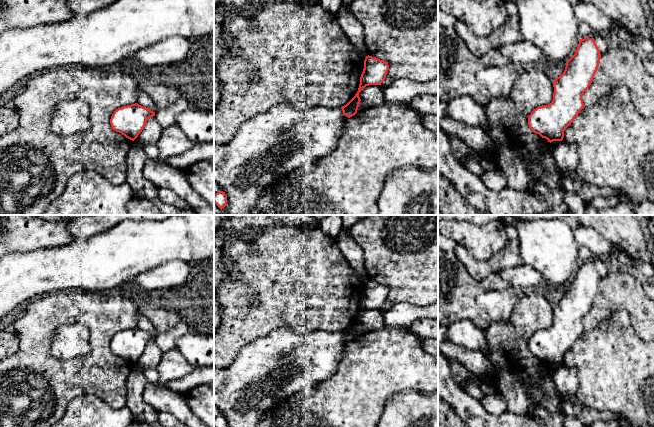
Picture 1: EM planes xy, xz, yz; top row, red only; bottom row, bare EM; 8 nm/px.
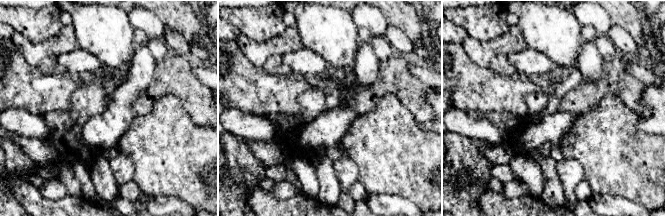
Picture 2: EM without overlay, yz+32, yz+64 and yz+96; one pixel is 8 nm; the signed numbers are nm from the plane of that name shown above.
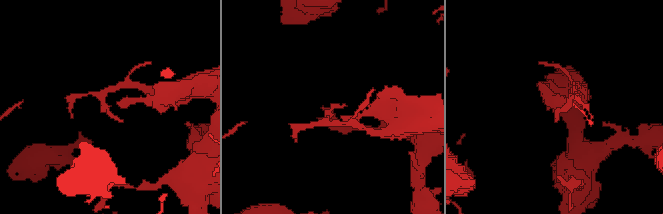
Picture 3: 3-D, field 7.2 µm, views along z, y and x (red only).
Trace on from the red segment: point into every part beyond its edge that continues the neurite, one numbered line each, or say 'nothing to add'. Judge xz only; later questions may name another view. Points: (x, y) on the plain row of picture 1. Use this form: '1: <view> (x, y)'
nothing to add

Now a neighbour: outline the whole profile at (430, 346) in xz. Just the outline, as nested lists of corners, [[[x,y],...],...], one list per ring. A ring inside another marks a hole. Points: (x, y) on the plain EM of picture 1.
[[[419,338],[419,341],[423,350],[438,360],[438,339]]]

